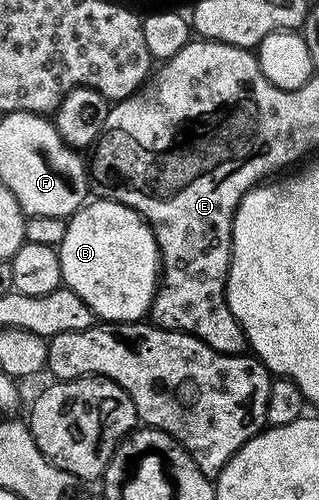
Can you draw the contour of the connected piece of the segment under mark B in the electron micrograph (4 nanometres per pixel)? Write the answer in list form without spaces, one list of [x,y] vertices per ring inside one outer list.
[[[107,198],[99,199],[89,199],[83,208],[78,209],[73,216],[67,217],[66,238],[62,238],[58,249],[60,253],[60,265],[62,266],[63,287],[74,290],[74,294],[78,294],[78,298],[82,298],[82,302],[86,302],[86,306],[90,306],[93,317],[99,318],[101,321],[113,324],[131,324],[143,321],[149,315],[152,300],[156,297],[156,285],[160,282],[160,251],[156,245],[156,235],[153,234],[151,226],[130,206],[119,204]]]

